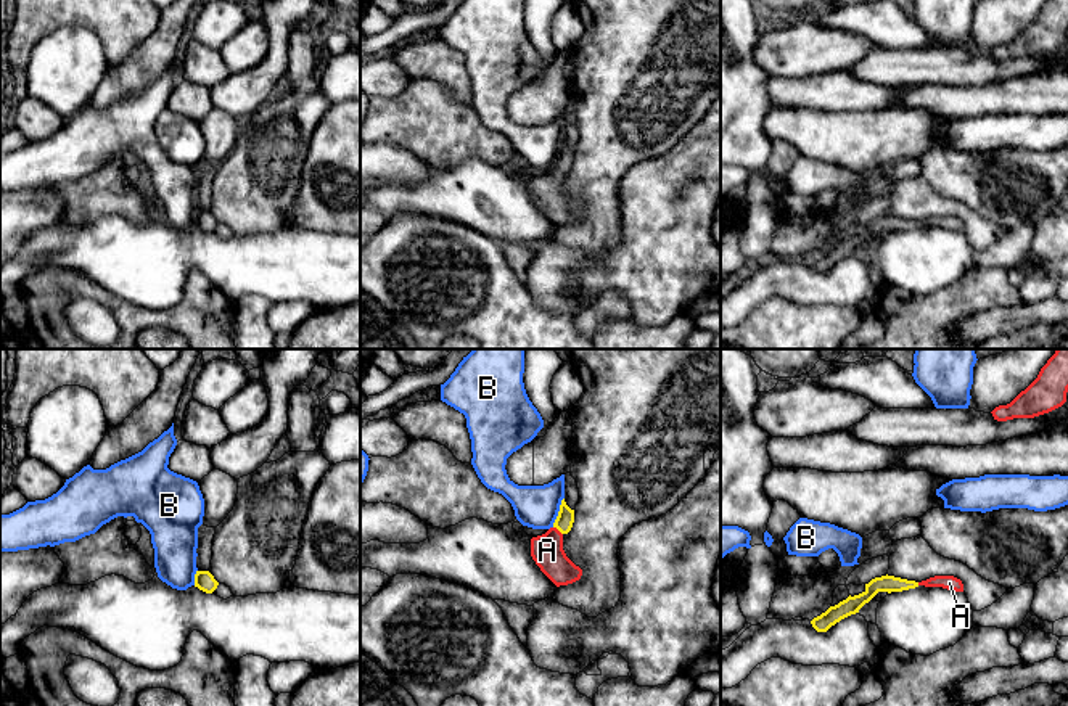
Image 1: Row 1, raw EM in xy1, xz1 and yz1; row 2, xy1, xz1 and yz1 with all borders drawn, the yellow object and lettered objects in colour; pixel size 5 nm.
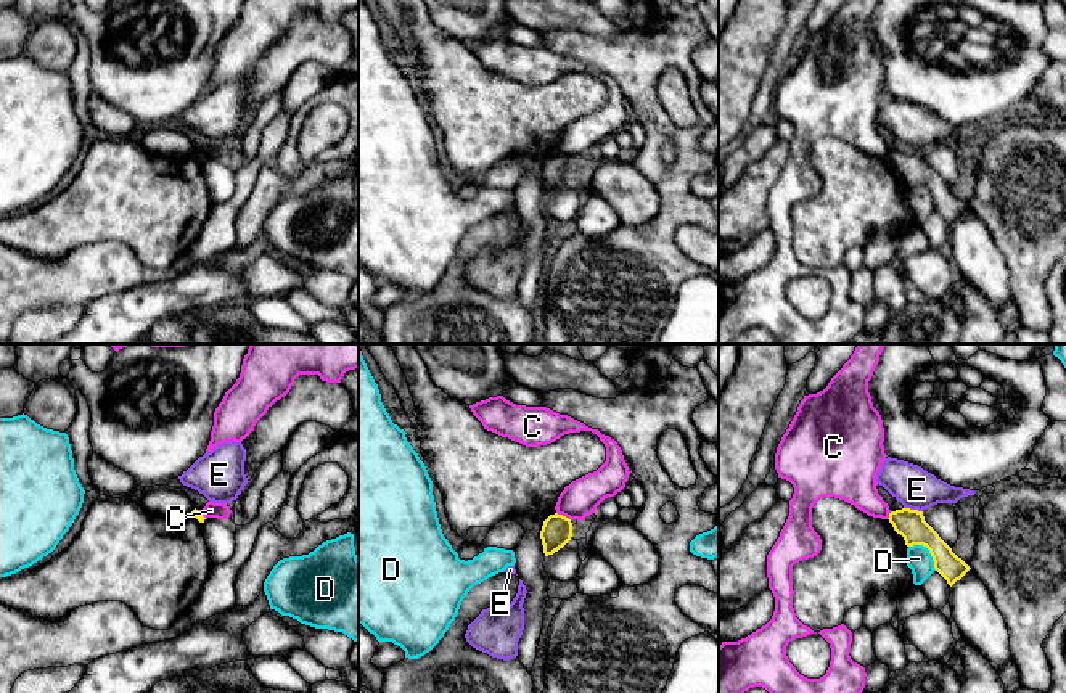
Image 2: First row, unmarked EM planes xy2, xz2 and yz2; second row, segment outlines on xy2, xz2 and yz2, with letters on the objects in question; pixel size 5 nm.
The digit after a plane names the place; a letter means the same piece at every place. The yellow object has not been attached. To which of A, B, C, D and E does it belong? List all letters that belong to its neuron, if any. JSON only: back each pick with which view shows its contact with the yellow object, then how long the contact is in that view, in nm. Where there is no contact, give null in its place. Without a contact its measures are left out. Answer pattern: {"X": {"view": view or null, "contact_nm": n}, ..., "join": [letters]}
{"A": {"view": "xz1", "contact_nm": 60}, "join": ["A"]}

